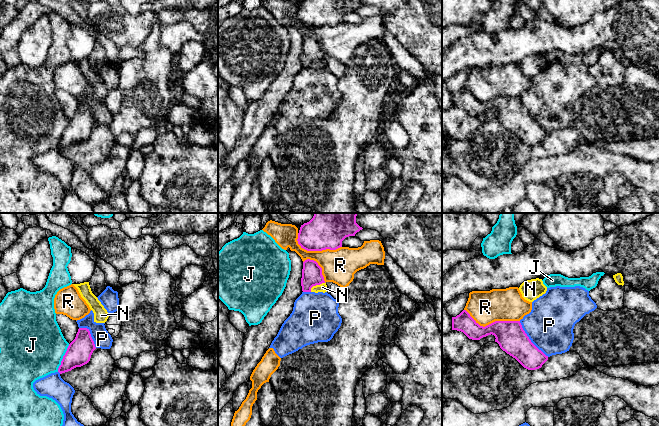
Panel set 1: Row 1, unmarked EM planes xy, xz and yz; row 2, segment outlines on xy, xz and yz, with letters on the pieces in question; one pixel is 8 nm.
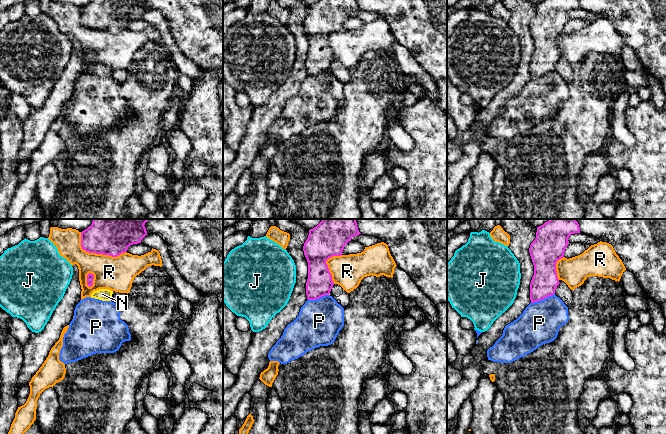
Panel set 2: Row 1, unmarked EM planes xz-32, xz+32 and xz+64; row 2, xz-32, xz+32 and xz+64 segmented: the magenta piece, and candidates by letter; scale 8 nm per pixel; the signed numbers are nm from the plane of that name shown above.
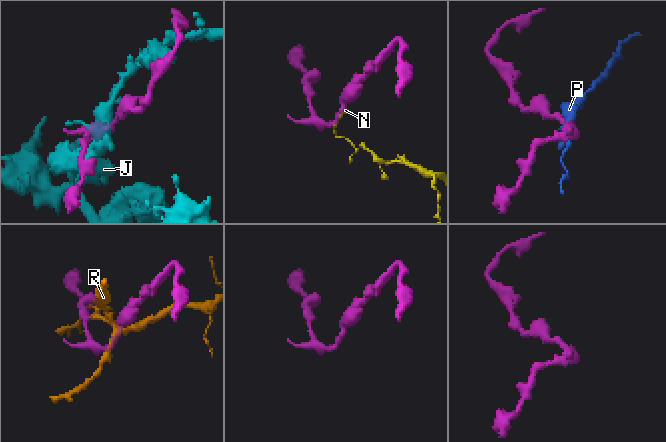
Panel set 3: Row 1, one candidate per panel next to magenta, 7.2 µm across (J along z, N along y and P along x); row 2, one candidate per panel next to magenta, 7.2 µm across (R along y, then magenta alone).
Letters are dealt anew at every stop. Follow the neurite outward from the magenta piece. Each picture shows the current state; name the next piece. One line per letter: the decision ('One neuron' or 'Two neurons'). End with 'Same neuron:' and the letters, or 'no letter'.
J: Two neurons
N: Two neurons
P: Two neurons
R: Two neurons
Same neuron: no letter

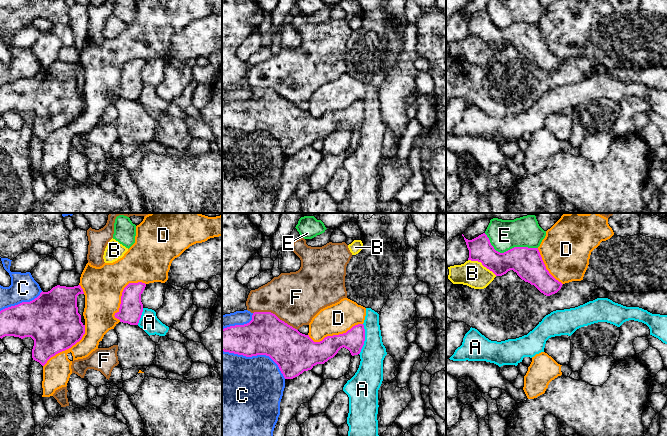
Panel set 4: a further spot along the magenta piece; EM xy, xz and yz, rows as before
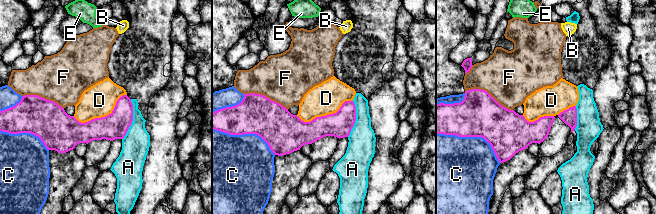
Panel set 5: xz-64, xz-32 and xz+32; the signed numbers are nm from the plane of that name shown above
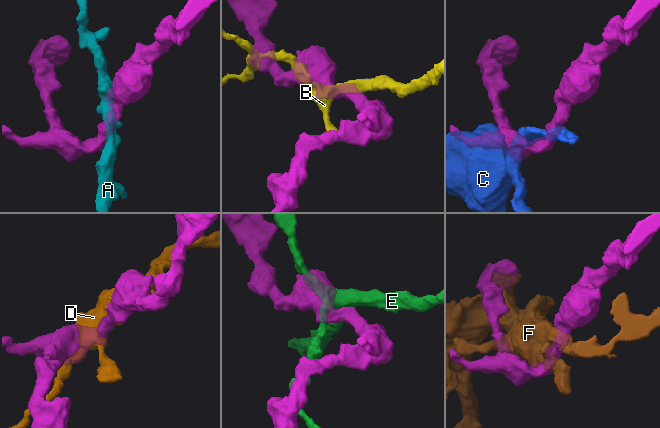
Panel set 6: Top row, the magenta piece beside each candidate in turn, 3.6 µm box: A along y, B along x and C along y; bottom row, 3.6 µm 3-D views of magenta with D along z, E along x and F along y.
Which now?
A: Two neurons
B: Two neurons
C: Two neurons
D: Two neurons
E: Two neurons
F: Two neurons
Same neuron: no letter

